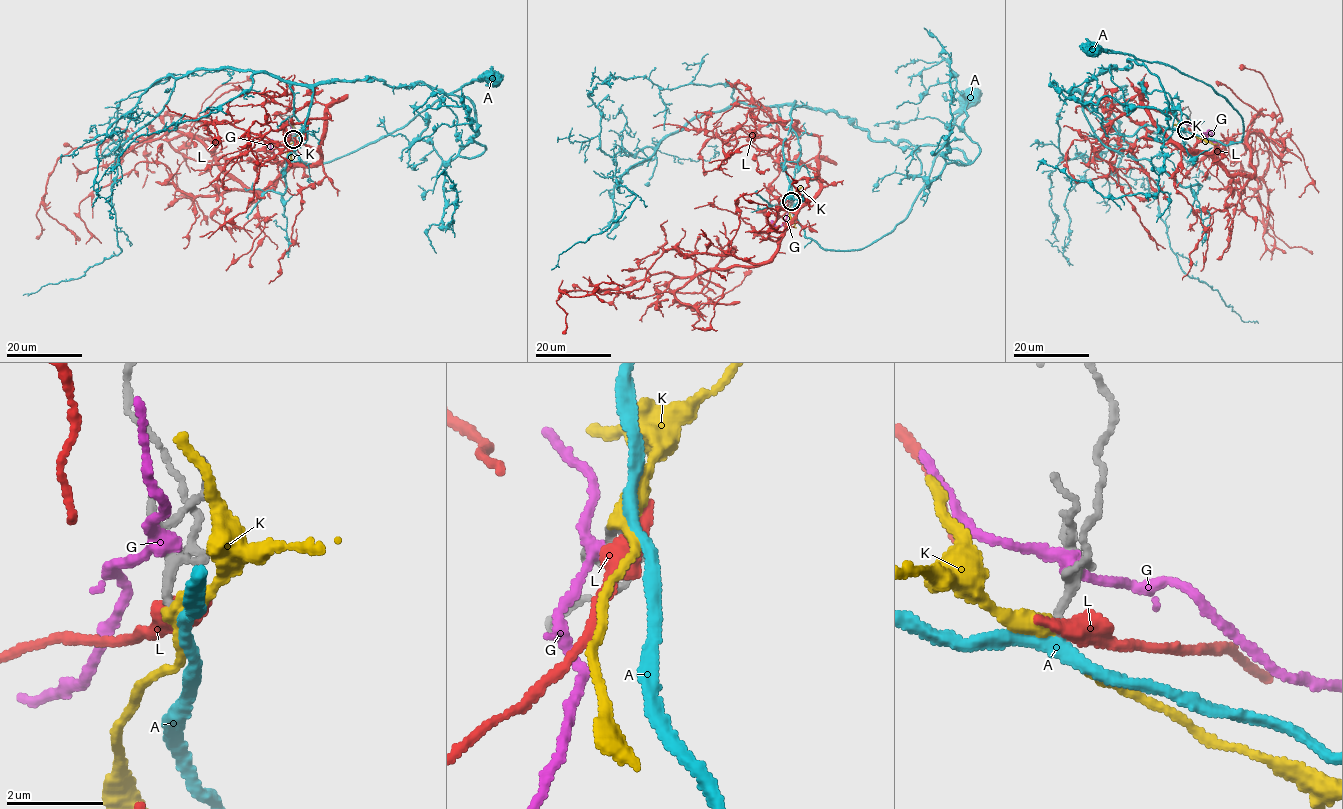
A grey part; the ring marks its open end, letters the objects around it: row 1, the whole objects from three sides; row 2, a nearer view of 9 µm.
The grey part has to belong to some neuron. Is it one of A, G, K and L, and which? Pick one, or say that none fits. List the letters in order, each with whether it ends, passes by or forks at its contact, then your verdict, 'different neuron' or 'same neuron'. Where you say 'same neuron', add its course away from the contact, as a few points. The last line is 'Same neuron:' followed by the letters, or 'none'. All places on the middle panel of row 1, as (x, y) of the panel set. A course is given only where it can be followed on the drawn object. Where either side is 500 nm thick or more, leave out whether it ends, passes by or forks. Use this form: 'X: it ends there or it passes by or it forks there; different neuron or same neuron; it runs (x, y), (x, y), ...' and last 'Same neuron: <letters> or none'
A: it passes by; same neuron; it runs (791, 200), (804, 236), (821, 246), (850, 251), (870, 245), (905, 218), (946, 140), (953, 113), (969, 98)
G: it passes by; different neuron
K: it passes by; different neuron
L: different neuron
Same neuron: A

